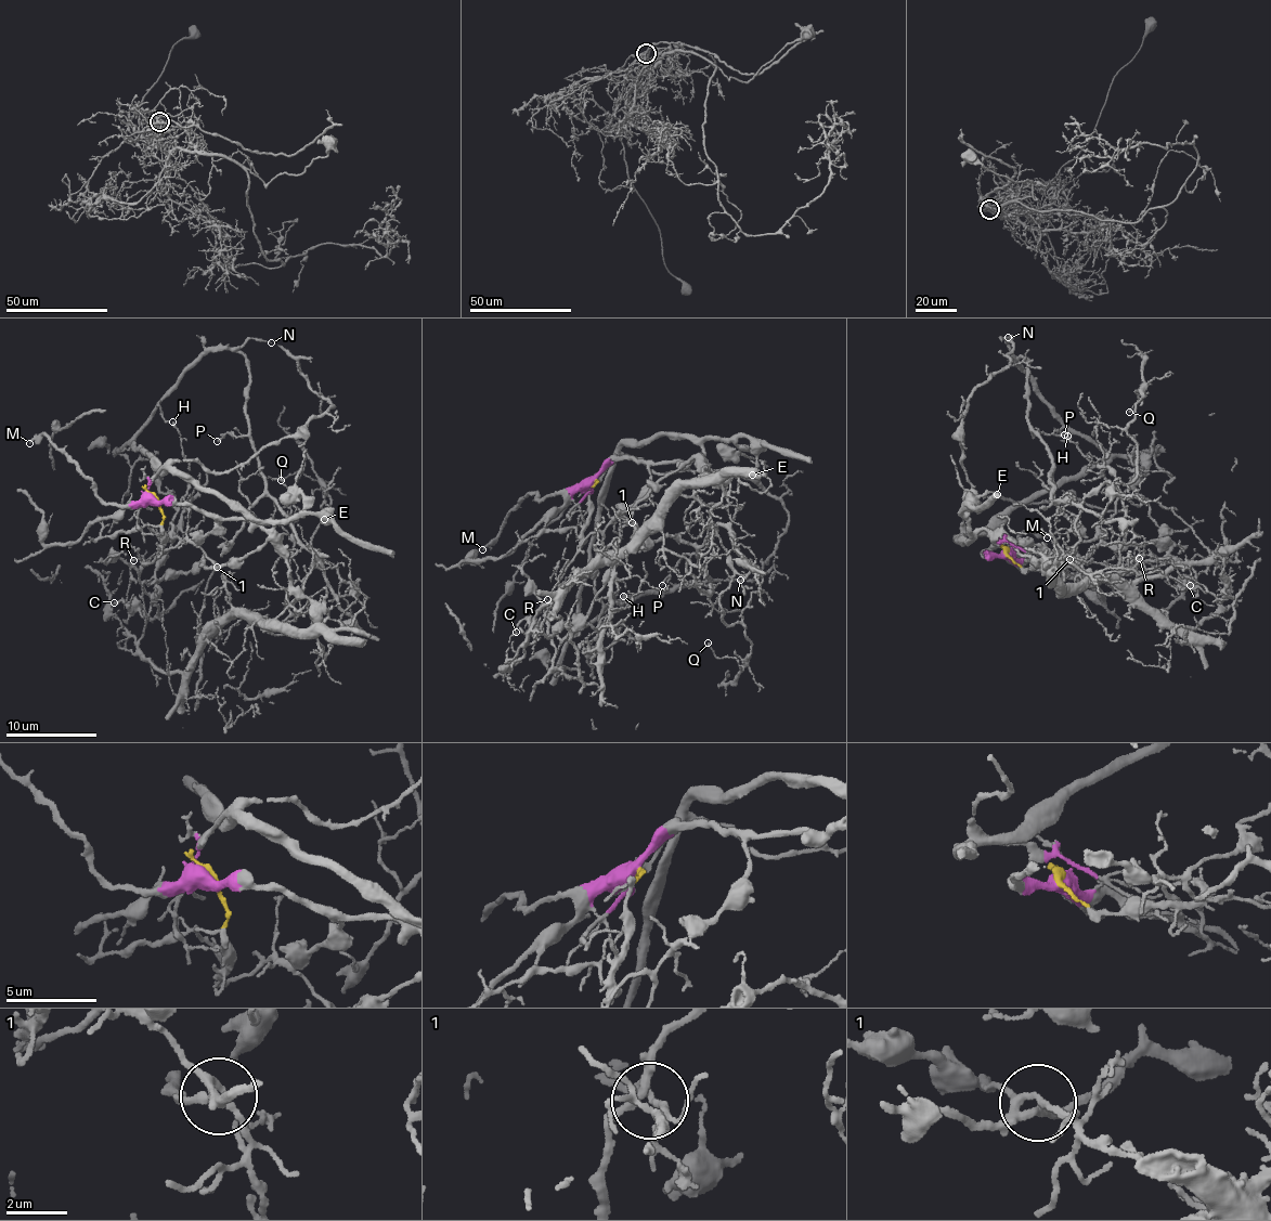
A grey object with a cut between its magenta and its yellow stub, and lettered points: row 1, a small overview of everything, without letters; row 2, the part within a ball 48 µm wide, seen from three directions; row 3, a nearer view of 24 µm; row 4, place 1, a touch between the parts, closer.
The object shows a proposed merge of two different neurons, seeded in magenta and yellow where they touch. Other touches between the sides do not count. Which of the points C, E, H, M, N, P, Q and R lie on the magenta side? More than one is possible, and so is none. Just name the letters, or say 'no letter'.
E, M, N, P

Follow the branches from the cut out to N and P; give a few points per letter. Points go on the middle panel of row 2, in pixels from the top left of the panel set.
N: (594, 482), (587, 491), (601, 481), (607, 488), (580, 590), (578, 626), (618, 602), (711, 581), (740, 579)
P: (594, 482), (587, 491), (607, 488), (578, 626), (618, 602), (711, 586), (696, 553), (662, 586)

